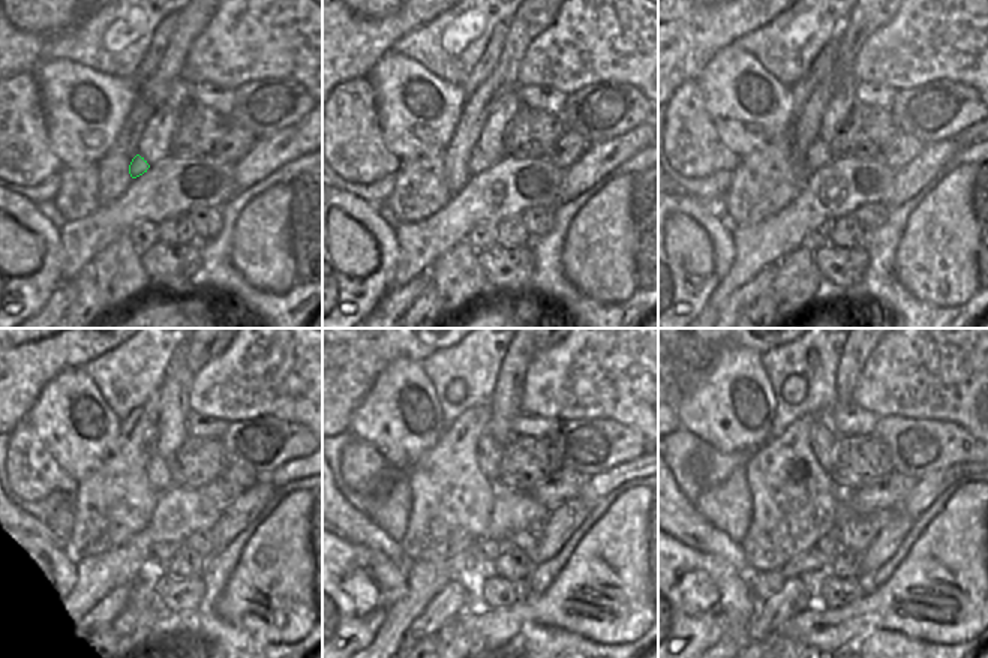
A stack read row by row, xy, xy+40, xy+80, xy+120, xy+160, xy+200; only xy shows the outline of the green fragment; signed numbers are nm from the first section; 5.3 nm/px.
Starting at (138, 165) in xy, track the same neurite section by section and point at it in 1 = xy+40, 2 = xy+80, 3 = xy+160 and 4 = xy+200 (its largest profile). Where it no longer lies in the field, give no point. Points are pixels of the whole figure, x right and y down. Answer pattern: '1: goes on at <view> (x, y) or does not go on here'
1: goes on at xy+40 (477, 162)
2: goes on at xy+80 (819, 153)
3: goes on at xy+160 (488, 450)
4: goes on at xy+200 (822, 438)

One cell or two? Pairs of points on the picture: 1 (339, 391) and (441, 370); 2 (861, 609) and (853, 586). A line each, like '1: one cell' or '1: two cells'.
1: two cells
2: two cells

